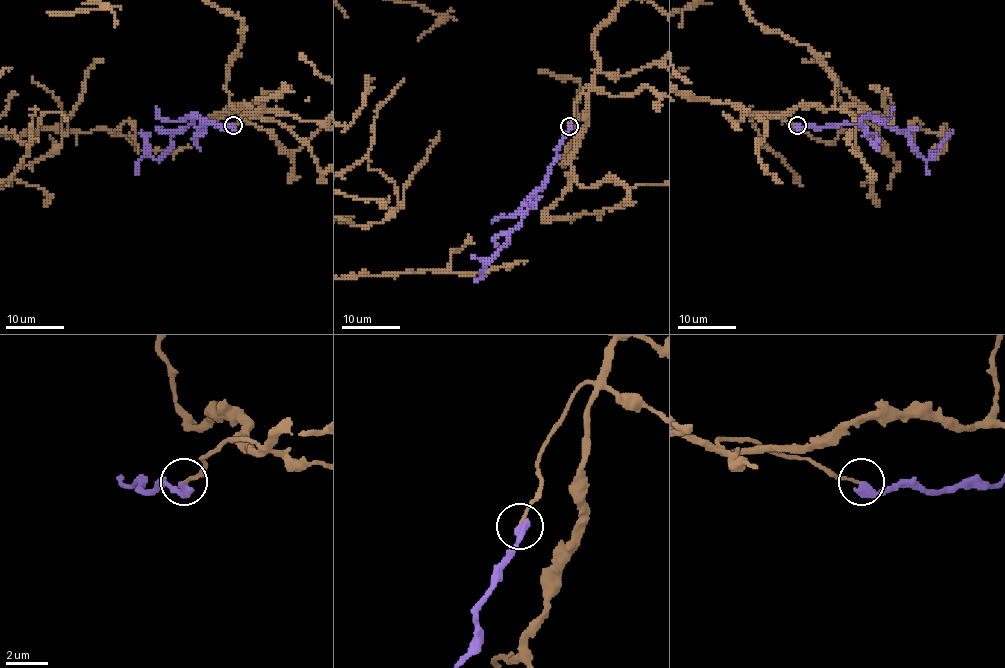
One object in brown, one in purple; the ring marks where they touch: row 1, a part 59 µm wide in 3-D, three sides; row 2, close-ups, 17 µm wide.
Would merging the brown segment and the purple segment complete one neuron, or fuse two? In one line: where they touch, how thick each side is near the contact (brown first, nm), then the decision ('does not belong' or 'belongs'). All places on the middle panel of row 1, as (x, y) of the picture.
(569, 126) | 120/400 nm | does not belong

